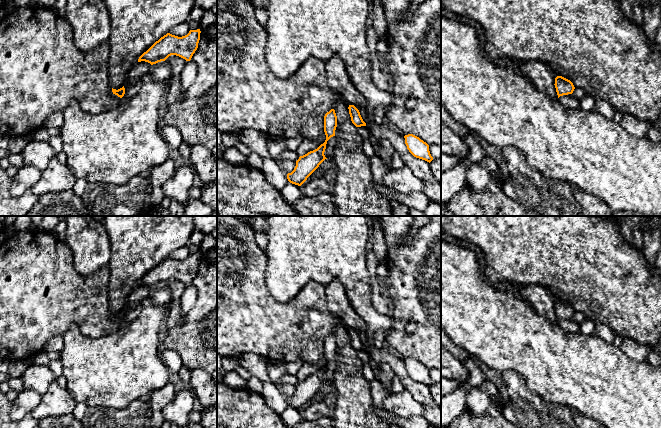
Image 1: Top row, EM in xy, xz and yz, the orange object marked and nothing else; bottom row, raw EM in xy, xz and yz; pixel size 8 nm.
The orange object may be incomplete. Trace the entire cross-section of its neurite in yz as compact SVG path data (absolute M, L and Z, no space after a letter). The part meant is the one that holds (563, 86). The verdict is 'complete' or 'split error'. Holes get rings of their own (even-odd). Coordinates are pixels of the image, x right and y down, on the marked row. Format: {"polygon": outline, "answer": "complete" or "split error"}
{"polygon": "M557 76L555 78L554 85L556 88L558 98L563 95L572 94L575 89L573 83L570 80L564 78L562 76Z", "answer": "complete"}

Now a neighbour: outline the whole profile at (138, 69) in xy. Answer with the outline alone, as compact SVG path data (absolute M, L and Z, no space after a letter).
M145 61L136 62L129 70L128 78L124 84L125 94L122 101L127 101L134 97L141 89L143 82L141 77L150 72L151 64Z

